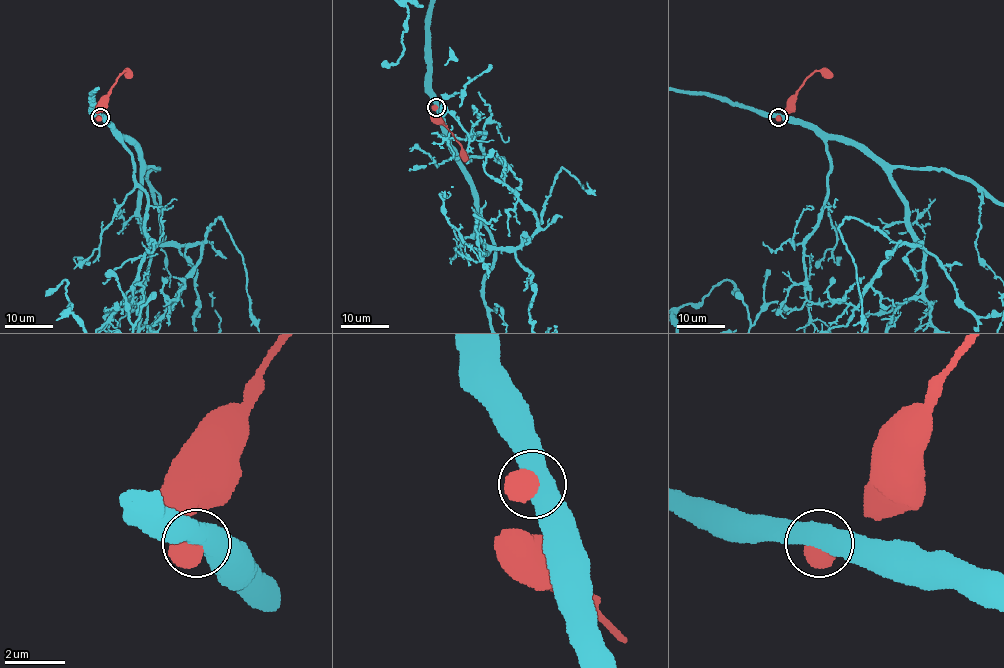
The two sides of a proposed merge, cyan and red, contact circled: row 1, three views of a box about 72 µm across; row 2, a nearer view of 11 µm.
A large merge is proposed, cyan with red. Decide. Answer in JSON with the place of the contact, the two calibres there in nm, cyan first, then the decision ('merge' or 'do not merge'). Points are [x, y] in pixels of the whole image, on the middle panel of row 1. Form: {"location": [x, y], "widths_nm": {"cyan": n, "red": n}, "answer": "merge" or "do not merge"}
{"location": [436, 107], "widths_nm": {"cyan": 600, "red": 750}, "answer": "do not merge"}

